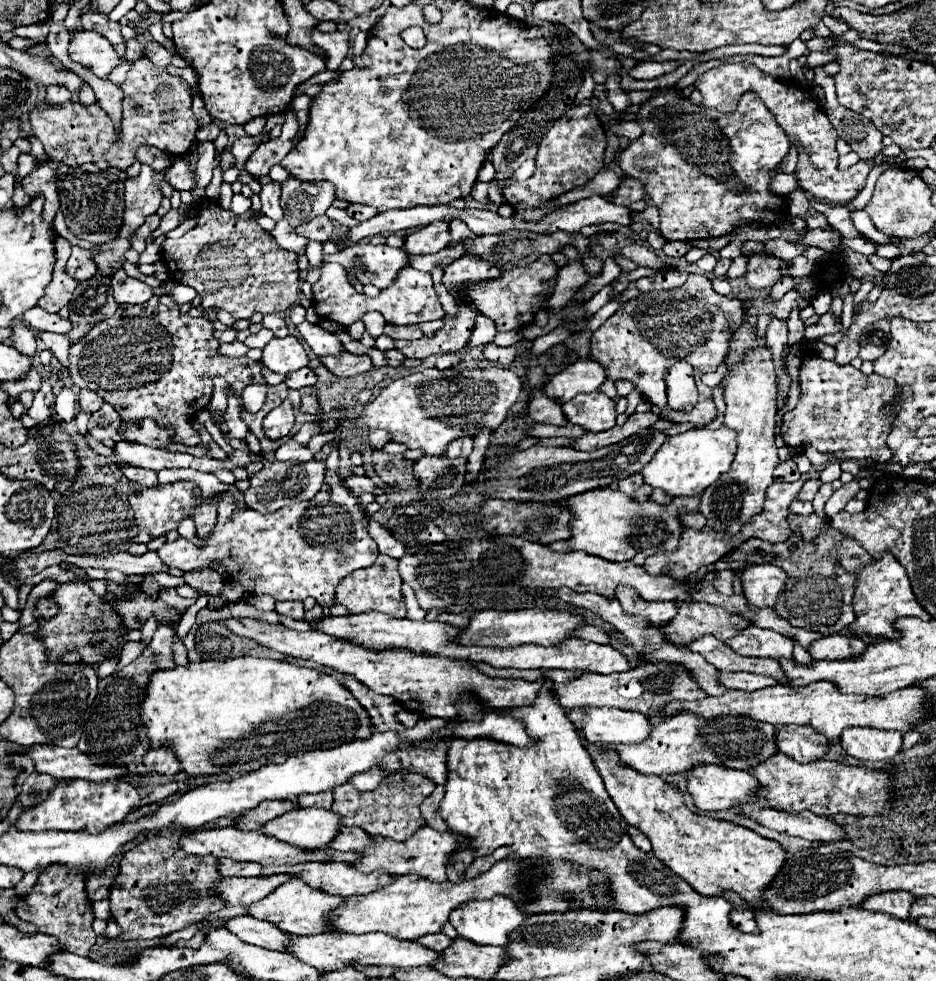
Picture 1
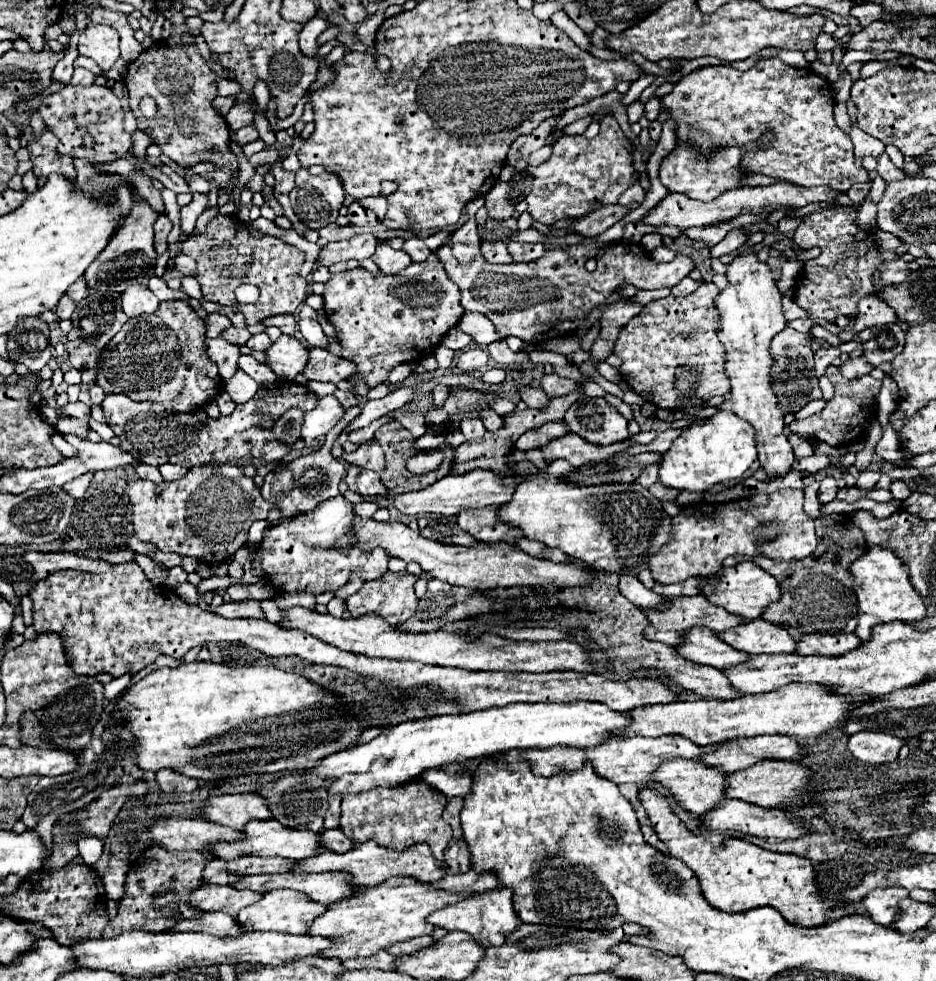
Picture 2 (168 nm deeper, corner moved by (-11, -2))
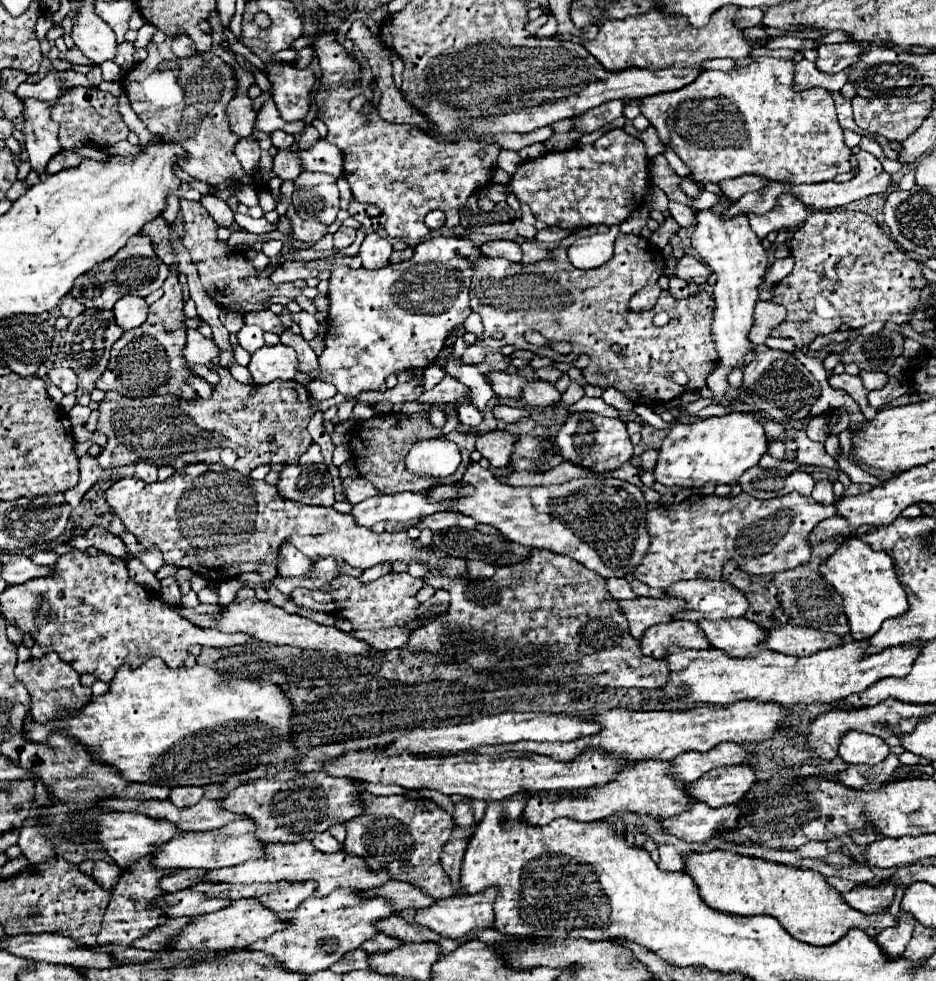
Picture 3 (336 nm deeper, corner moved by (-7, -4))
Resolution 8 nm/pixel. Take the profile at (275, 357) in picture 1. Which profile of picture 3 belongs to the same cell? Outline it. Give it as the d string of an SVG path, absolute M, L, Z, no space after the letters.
M277 344L259 348L249 362L251 380L255 384L269 384L273 380L293 380L297 374L297 354L293 348Z

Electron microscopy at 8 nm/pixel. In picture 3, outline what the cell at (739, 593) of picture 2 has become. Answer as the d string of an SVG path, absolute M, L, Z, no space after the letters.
M681 580L665 588L667 596L679 596L687 600L683 612L675 612L675 618L699 622L719 618L741 618L747 610L747 598L735 586L725 580Z

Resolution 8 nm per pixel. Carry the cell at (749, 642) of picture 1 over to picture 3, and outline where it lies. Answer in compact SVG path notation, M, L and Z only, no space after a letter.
M745 618L701 620L699 626L713 648L735 658L757 654L765 642L765 630Z

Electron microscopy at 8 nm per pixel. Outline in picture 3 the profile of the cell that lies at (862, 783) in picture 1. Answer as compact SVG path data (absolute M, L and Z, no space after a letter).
M741 764L741 766L723 766L713 768L703 778L687 784L687 792L697 802L705 802L711 808L735 804L741 800L751 786L755 784L755 772Z

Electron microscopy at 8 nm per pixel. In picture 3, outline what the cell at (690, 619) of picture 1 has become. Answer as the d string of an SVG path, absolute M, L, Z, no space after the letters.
M635 598L621 600L619 610L625 614L629 622L631 636L639 640L649 626L673 620L673 612L683 608L683 604L685 602L679 598Z

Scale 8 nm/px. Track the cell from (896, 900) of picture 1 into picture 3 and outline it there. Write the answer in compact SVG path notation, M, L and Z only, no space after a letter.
M879 882L879 884L857 884L853 890L841 894L843 900L865 914L875 914L875 912L883 912L889 908L891 898L895 894L895 886L887 884L887 882Z

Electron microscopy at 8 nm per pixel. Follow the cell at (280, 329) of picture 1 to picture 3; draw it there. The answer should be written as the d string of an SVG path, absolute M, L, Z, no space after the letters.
M271 310L247 314L247 316L245 316L245 324L255 324L255 326L259 326L263 332L273 332L273 334L281 334L281 332L283 332L283 324L281 324L279 316L273 314Z

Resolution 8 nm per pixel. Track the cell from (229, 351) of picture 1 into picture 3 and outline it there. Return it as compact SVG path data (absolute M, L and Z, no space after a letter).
M187 328L187 344L183 350L185 350L183 358L187 362L197 362L197 364L207 364L219 354L217 344L193 328Z

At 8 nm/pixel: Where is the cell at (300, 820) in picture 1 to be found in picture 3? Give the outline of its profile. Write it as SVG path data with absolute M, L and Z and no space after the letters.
M239 818L223 828L209 830L209 832L181 832L175 836L175 840L169 840L163 844L159 852L153 852L153 868L161 870L175 870L175 868L203 868L203 870L215 870L223 866L235 866L253 858L263 856L263 842L255 838L255 824L251 820Z

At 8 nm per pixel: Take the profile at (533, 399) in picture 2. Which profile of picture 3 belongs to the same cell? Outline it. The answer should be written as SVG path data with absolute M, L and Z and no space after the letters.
M489 370L487 380L497 396L503 398L519 398L521 390L527 382L523 374L507 374L505 370Z

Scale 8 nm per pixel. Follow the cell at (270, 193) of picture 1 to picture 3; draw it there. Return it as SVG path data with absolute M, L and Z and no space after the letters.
M279 150L275 156L273 172L283 180L295 180L301 172L301 160L293 150Z

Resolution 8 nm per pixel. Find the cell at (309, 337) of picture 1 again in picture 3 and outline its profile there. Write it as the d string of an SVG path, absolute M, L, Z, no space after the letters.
M299 310L299 312L293 312L291 314L291 320L301 328L301 334L305 340L313 340L315 334L317 334L317 320L313 314L305 312L305 310Z

